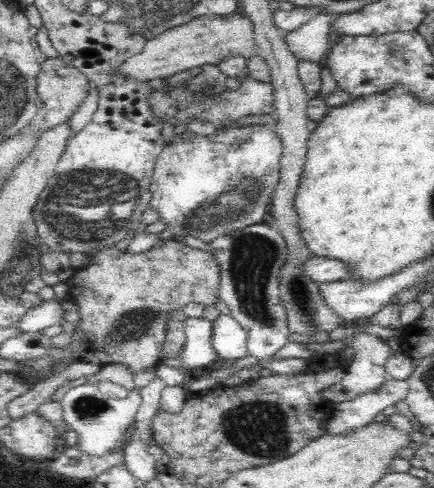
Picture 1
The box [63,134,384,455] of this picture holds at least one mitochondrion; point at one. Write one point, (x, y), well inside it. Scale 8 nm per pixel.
(252, 255)

